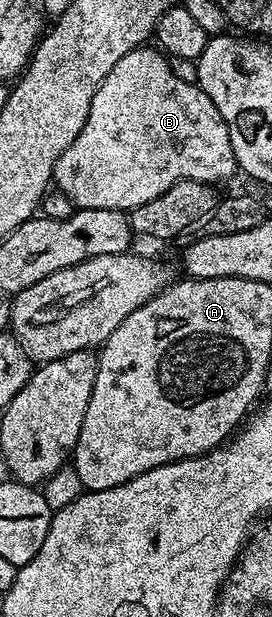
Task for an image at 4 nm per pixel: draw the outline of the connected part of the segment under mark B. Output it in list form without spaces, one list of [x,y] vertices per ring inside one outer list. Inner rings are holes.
[[[145,45],[135,47],[130,53],[126,53],[126,57],[122,57],[122,61],[118,61],[118,65],[114,65],[110,73],[106,73],[106,81],[102,81],[102,85],[98,85],[98,93],[94,93],[94,101],[90,105],[86,125],[82,125],[82,133],[78,133],[78,137],[74,137],[74,141],[64,150],[62,157],[58,157],[56,167],[52,171],[52,178],[58,191],[64,194],[76,209],[114,209],[127,213],[138,205],[146,205],[146,201],[154,201],[154,197],[166,193],[183,179],[221,185],[220,183],[226,182],[232,174],[237,174],[237,171],[234,149],[230,145],[230,129],[226,121],[222,121],[222,113],[218,113],[214,101],[210,101],[210,97],[199,85],[182,81],[182,77],[175,75],[172,72],[171,62],[163,51],[155,46]]]

